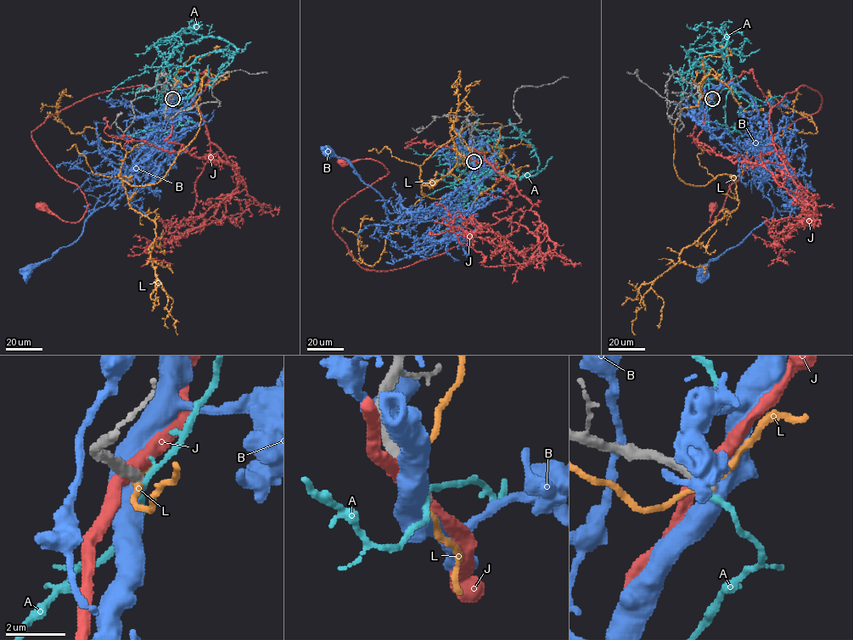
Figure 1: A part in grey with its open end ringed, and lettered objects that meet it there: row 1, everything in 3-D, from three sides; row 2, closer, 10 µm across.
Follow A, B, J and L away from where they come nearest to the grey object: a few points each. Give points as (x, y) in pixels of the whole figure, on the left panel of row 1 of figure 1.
A: (172, 99), (178, 80), (161, 63), (176, 47), (215, 36), (236, 48), (146, 67), (106, 96)
B: (172, 98), (172, 142), (135, 167), (109, 199), (86, 218), (81, 234), (72, 243), (26, 270)
J: (171, 98), (207, 70), (198, 109), (131, 86), (47, 118), (31, 136), (88, 207), (42, 204)
L: (171, 98), (176, 81), (202, 80), (196, 137), (157, 182), (118, 174), (155, 225), (153, 266), (177, 334)

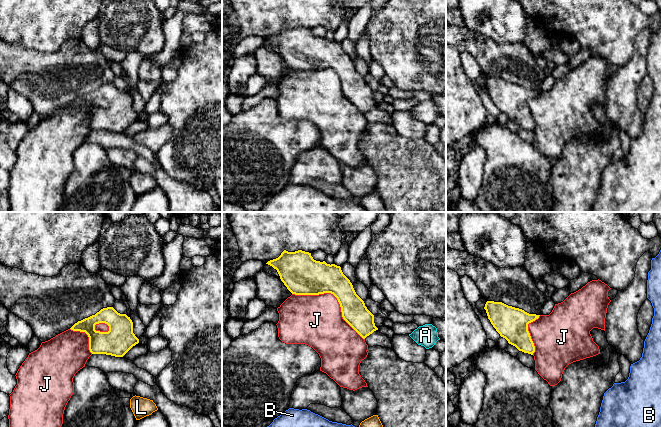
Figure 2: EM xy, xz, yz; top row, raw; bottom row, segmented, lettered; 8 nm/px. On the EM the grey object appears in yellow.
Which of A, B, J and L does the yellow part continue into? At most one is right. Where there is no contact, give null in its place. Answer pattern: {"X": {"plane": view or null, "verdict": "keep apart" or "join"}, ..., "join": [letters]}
{"A": {"plane": null, "verdict": "keep apart"}, "B": {"plane": null, "verdict": "keep apart"}, "J": {"plane": "xz", "verdict": "keep apart"}, "L": {"plane": null, "verdict": "keep apart"}, "join": []}

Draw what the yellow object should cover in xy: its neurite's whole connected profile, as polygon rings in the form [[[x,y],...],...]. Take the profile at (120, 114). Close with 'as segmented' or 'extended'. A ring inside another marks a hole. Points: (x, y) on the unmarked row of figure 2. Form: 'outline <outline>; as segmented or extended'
outline [[[113,83],[101,85],[95,91],[75,99],[73,107],[85,108],[89,113],[89,126],[92,130],[106,130],[115,133],[123,133],[133,122],[139,119],[139,115],[133,109],[133,98],[126,90],[118,89]],[[105,99],[109,102],[108,108],[95,106],[95,101]]]; as segmented

